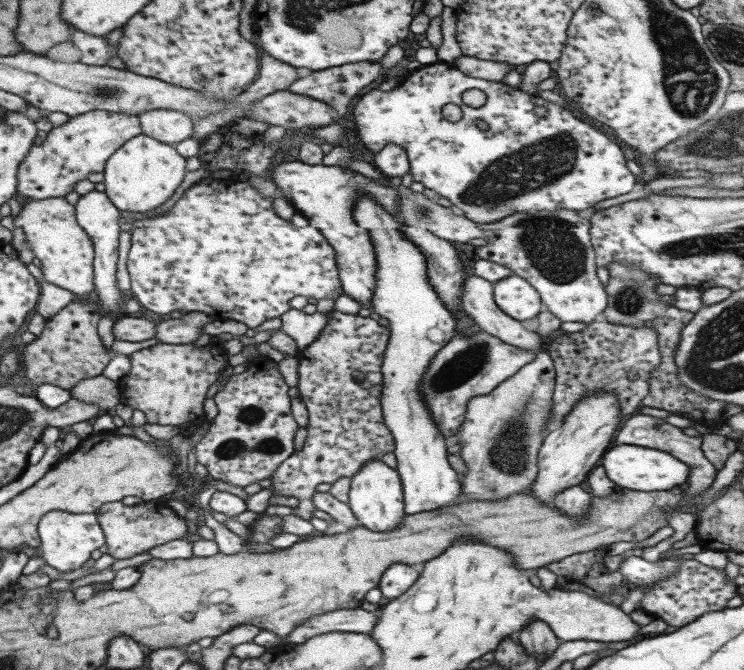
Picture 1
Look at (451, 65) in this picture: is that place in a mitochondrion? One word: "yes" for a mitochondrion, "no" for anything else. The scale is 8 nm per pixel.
no

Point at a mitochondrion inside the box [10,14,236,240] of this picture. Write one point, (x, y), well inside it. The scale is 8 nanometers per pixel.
(102, 91)

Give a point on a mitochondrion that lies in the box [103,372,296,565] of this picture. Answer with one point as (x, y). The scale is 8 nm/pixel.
(253, 435)

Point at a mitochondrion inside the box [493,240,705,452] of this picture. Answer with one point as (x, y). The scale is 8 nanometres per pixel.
(630, 300)

